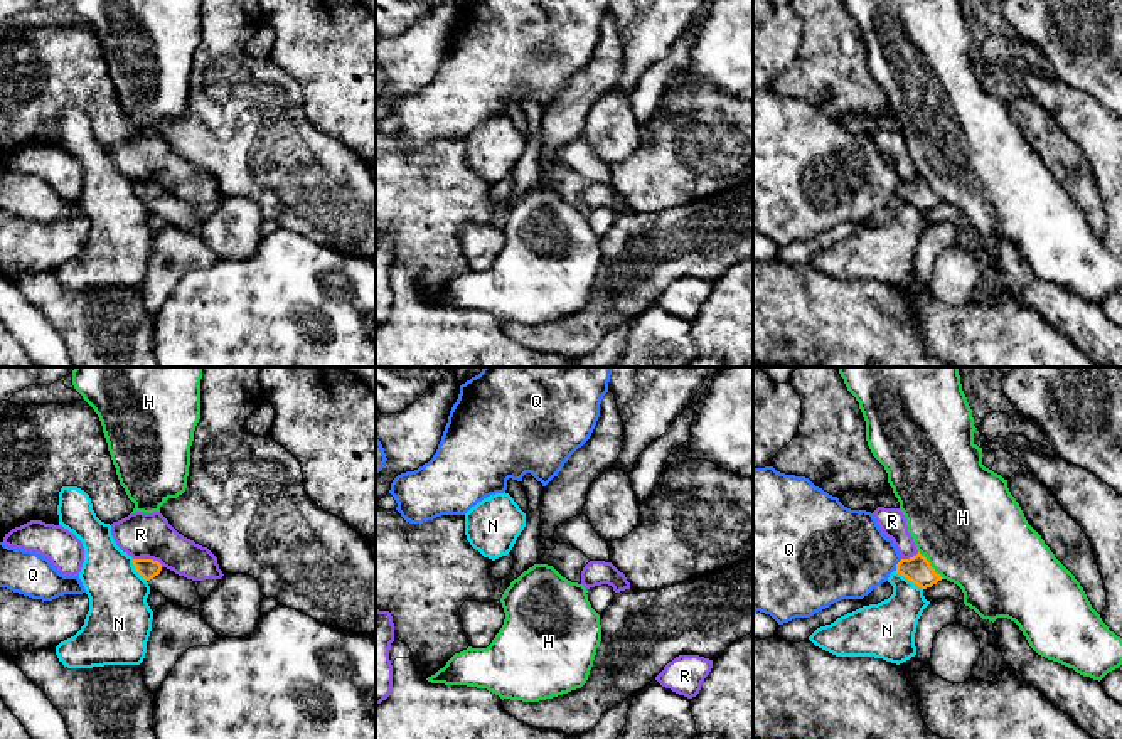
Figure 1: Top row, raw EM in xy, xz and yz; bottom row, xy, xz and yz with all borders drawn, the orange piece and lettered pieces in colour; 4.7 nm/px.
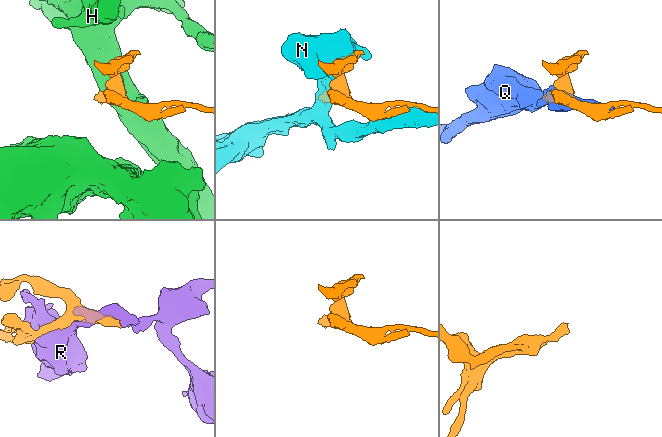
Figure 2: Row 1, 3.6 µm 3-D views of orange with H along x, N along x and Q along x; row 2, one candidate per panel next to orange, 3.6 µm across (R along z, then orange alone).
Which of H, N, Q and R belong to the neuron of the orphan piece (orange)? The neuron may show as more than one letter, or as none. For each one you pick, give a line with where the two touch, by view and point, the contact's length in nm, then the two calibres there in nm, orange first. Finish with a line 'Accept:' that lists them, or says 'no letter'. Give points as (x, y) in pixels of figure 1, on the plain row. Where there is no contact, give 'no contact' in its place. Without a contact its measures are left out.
Accept: no letter

